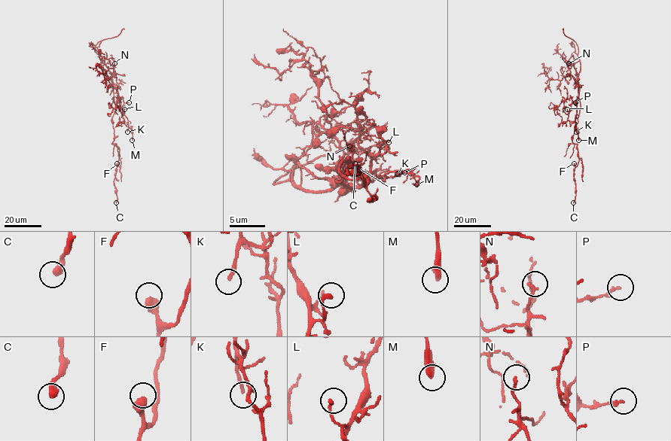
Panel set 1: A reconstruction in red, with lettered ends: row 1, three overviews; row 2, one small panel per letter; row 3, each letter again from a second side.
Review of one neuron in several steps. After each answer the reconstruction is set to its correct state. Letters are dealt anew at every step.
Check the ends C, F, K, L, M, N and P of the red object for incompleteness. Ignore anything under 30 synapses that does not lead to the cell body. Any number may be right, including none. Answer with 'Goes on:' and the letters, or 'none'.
Goes on: K, M

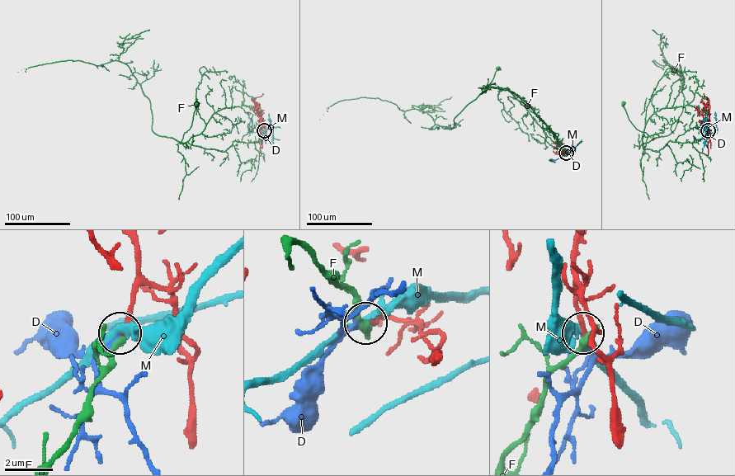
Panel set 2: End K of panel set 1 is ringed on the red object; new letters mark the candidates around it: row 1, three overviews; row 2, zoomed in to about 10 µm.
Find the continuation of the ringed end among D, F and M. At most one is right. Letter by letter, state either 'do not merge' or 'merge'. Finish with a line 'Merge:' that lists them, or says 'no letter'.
D: merge
F: do not merge
M: do not merge
Merge: D

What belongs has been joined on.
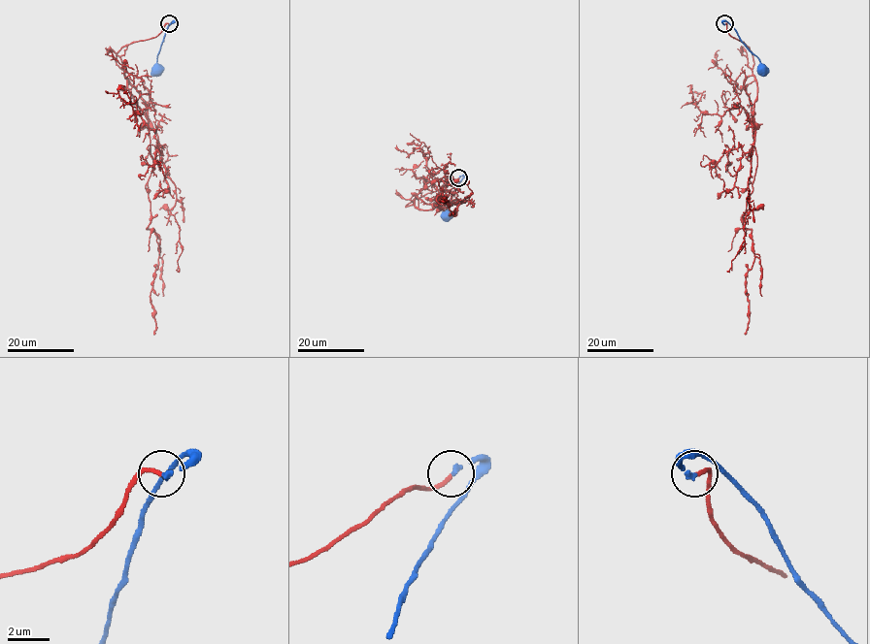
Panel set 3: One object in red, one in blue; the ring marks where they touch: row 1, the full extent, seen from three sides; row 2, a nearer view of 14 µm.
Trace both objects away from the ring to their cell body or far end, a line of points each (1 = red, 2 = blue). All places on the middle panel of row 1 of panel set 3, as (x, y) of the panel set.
1: (458, 177), (406, 206), (443, 209), (435, 205), (439, 195), (450, 206), (444, 197)
2: (458, 177), (463, 176), (446, 215)

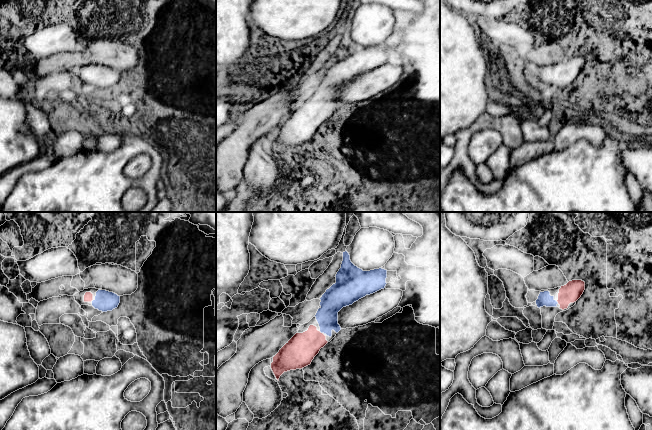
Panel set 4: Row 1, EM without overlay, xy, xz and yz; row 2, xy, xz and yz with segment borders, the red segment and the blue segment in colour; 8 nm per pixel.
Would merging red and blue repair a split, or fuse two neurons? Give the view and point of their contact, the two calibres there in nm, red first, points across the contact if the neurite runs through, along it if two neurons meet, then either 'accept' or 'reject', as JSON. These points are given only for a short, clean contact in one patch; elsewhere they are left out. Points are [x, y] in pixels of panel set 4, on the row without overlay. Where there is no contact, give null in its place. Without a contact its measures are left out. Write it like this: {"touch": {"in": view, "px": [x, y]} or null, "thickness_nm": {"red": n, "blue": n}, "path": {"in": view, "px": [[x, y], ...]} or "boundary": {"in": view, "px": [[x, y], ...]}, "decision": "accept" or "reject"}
{"touch": {"in": "xz", "px": [320, 108]}, "thickness_nm": {"red": 240, "blue": 180}, "path": {"in": "xz", "px": [[301, 125], [320, 108], [326, 102], [331, 79]]}, "decision": "accept"}

